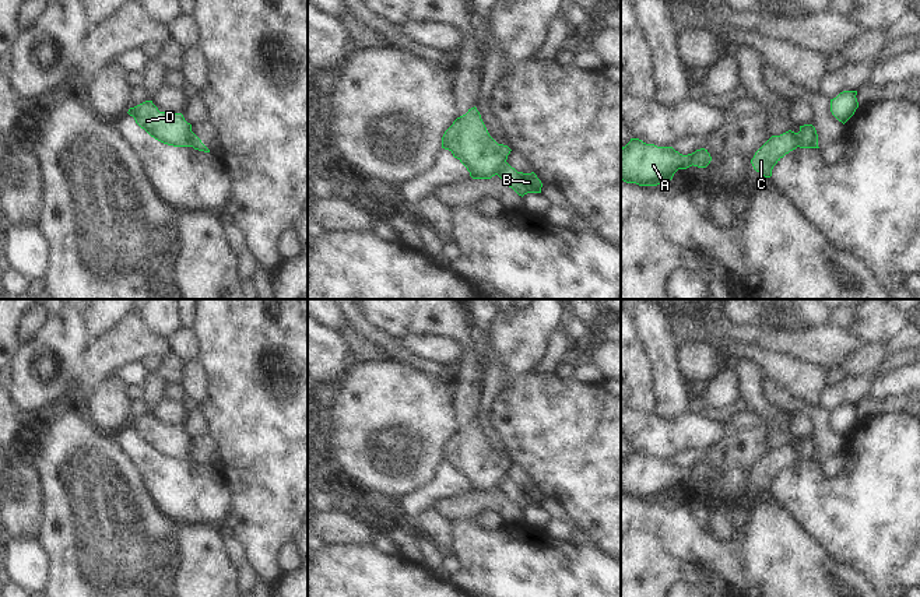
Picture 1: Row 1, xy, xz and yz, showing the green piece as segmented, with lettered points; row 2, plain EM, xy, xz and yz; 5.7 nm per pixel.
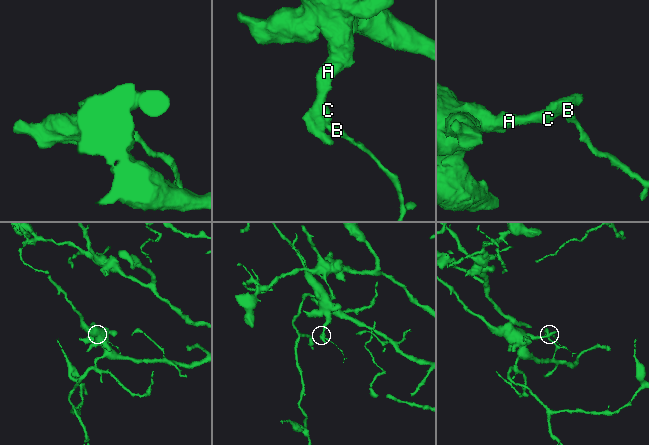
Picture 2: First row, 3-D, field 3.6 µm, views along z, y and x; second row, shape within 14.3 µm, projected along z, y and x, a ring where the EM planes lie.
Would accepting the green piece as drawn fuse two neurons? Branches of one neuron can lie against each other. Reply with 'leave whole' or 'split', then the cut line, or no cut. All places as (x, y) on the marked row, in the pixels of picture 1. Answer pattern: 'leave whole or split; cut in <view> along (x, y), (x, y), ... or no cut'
split; cut in xy along (192, 132), (189, 146)

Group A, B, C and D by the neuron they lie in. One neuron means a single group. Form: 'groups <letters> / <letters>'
groups A C D / B

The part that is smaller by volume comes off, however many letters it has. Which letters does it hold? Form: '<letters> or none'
B

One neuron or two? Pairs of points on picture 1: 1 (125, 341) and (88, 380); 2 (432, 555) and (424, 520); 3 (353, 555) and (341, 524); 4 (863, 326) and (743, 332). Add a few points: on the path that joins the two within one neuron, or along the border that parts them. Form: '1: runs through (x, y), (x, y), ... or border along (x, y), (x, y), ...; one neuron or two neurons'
1: runs through (115, 351), (95, 371); one neuron
2: border along (435, 547), (443, 555); two neurons
3: border along (369, 543), (326, 545); two neurons
4: border along (846, 329), (868, 343); two neurons

